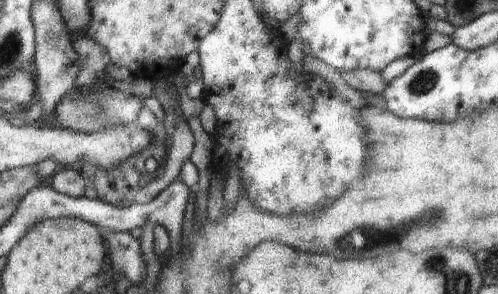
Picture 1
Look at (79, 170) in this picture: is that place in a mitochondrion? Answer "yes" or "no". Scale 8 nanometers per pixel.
no

